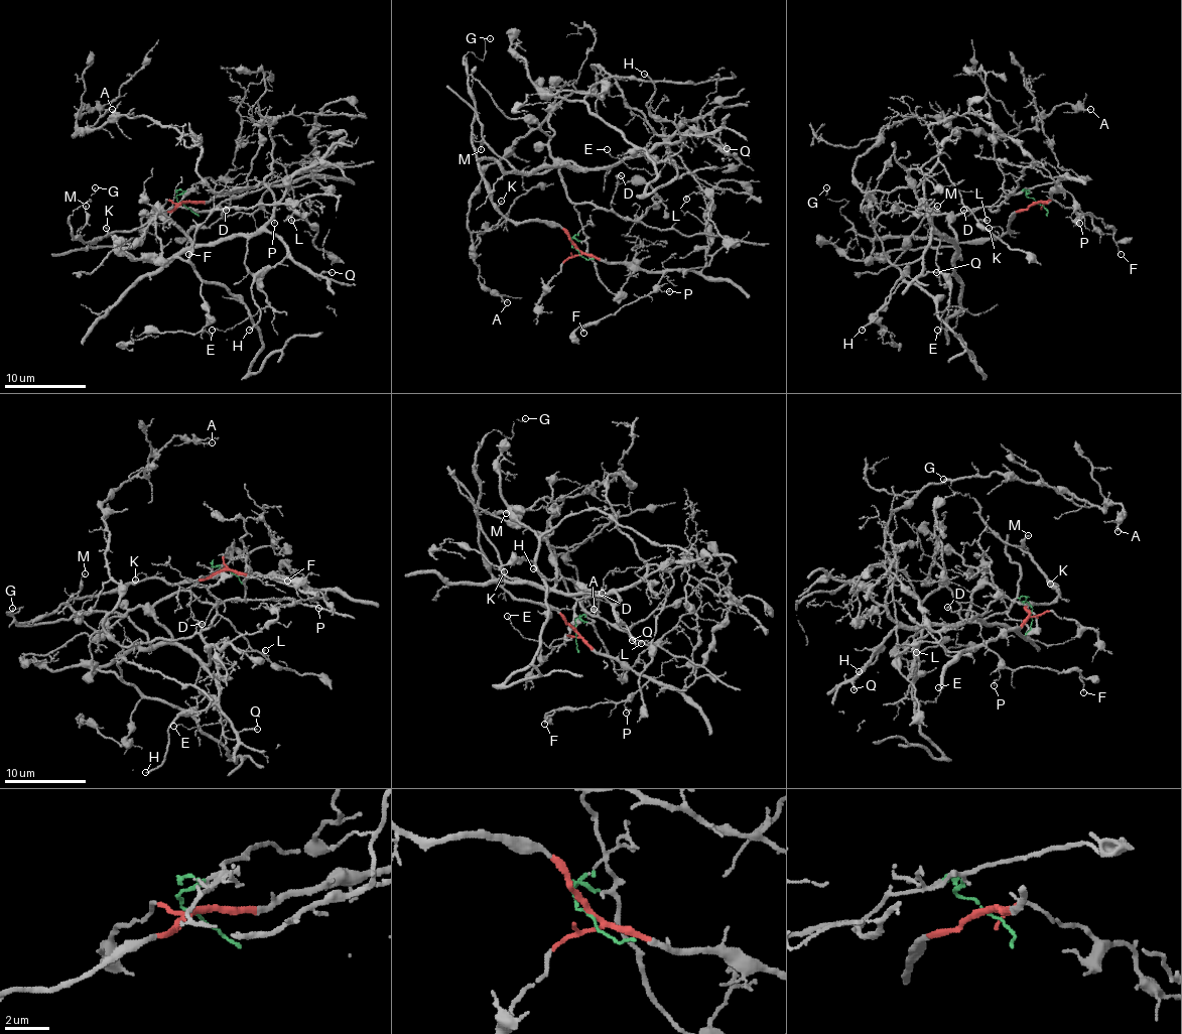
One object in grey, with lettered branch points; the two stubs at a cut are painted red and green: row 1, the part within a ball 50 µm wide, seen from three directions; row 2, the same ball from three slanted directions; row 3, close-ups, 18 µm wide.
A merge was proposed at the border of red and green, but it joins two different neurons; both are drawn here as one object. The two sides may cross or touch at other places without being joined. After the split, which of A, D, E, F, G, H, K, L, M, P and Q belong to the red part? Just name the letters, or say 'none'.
F, G, K, M, P

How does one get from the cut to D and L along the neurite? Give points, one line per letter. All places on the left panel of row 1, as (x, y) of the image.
D: (181, 204), (175, 198), (183, 191), (183, 208), (198, 212), (216, 206), (222, 216), (226, 210)
L: (181, 204), (183, 191), (164, 214), (195, 244), (257, 232), (275, 162), (303, 212), (291, 220)

